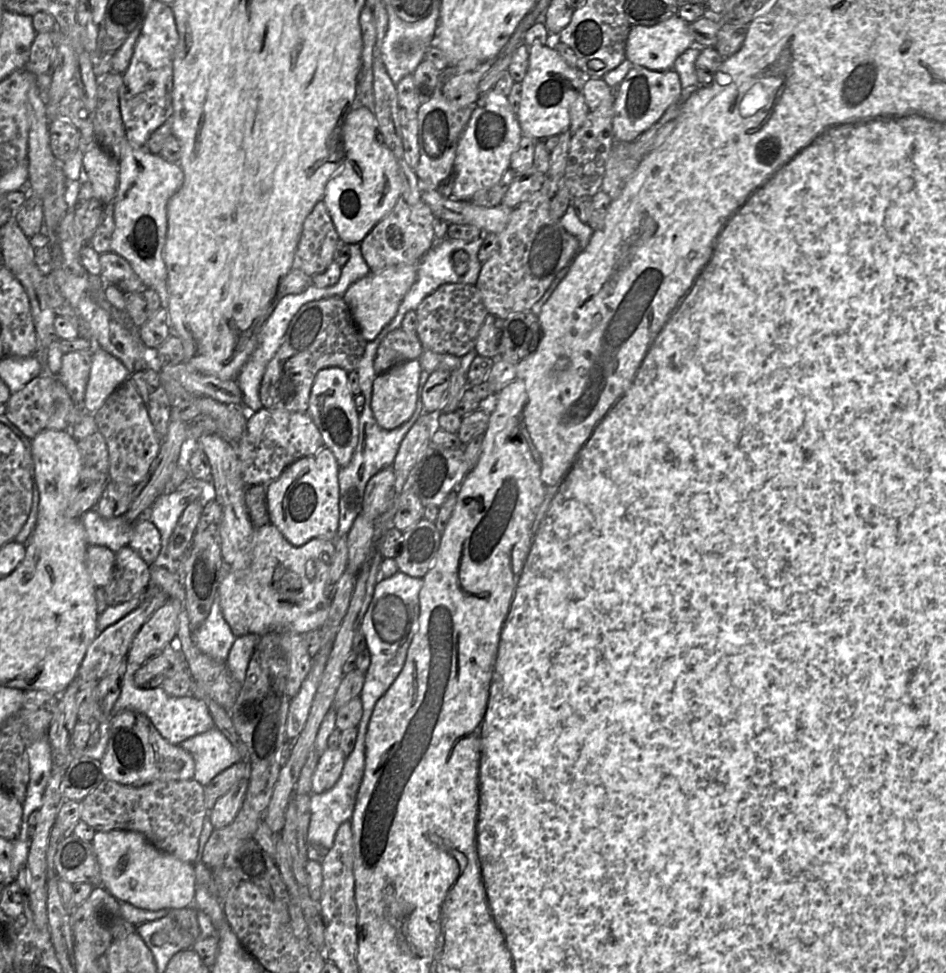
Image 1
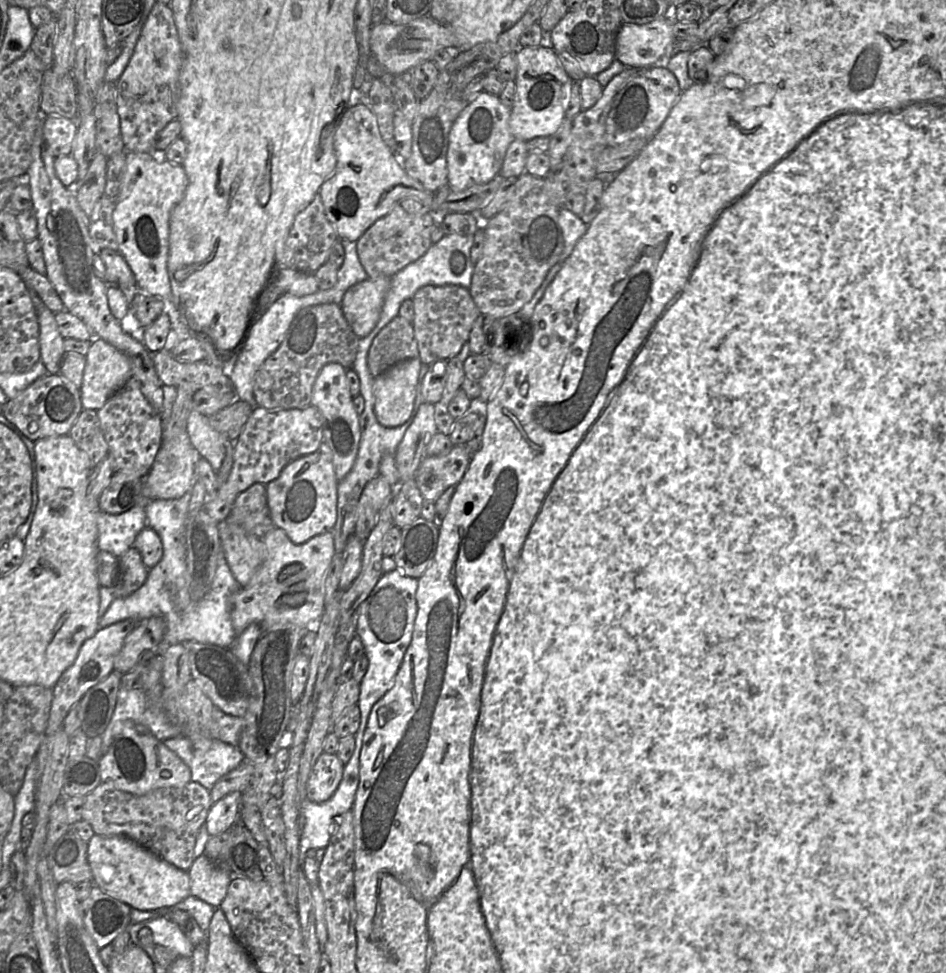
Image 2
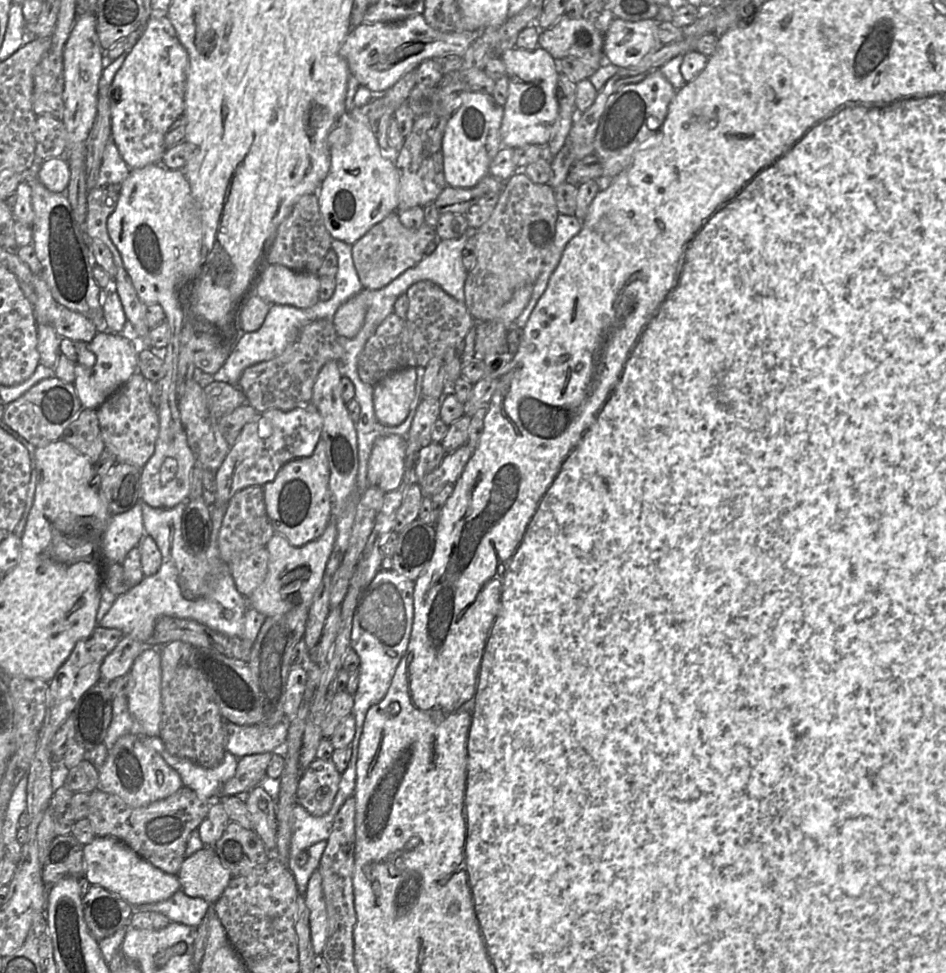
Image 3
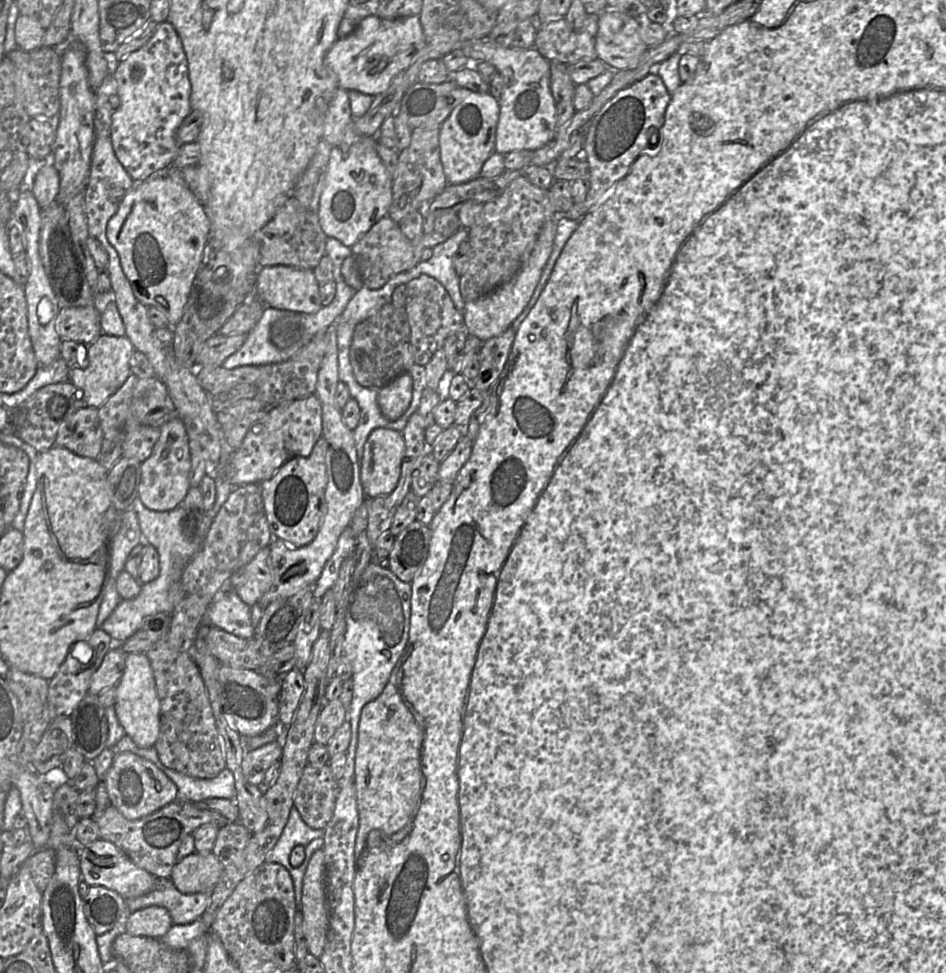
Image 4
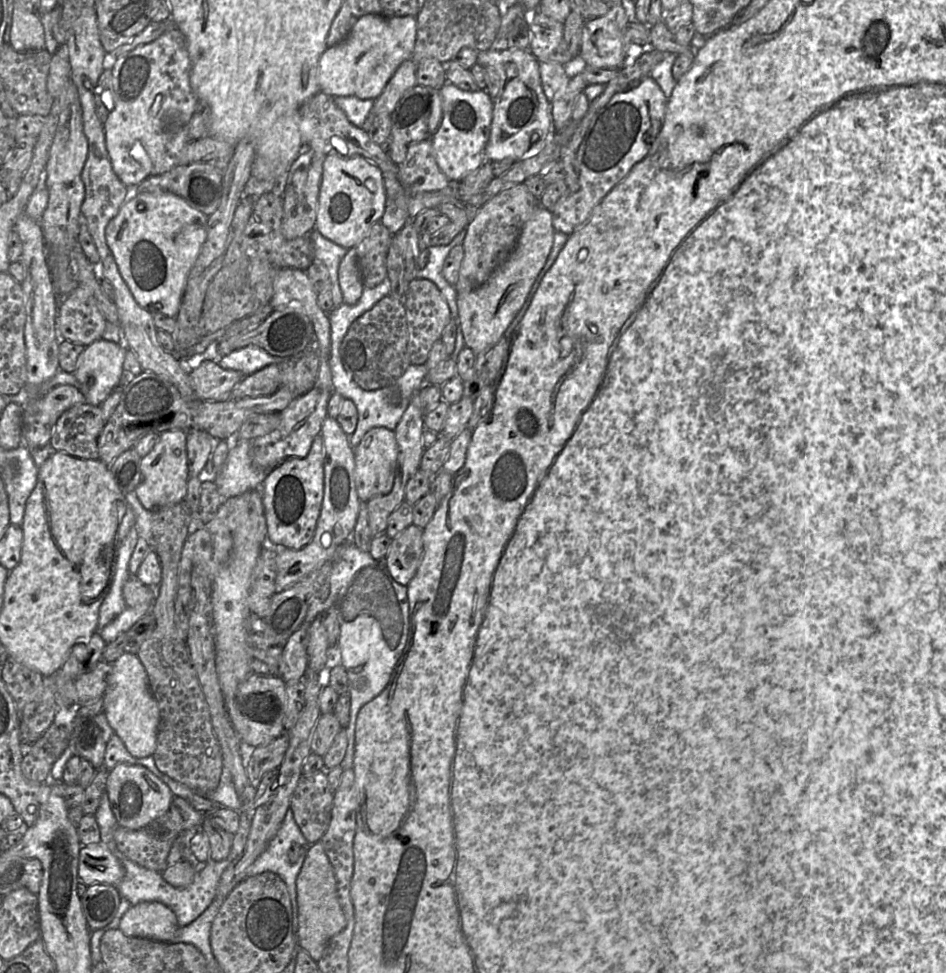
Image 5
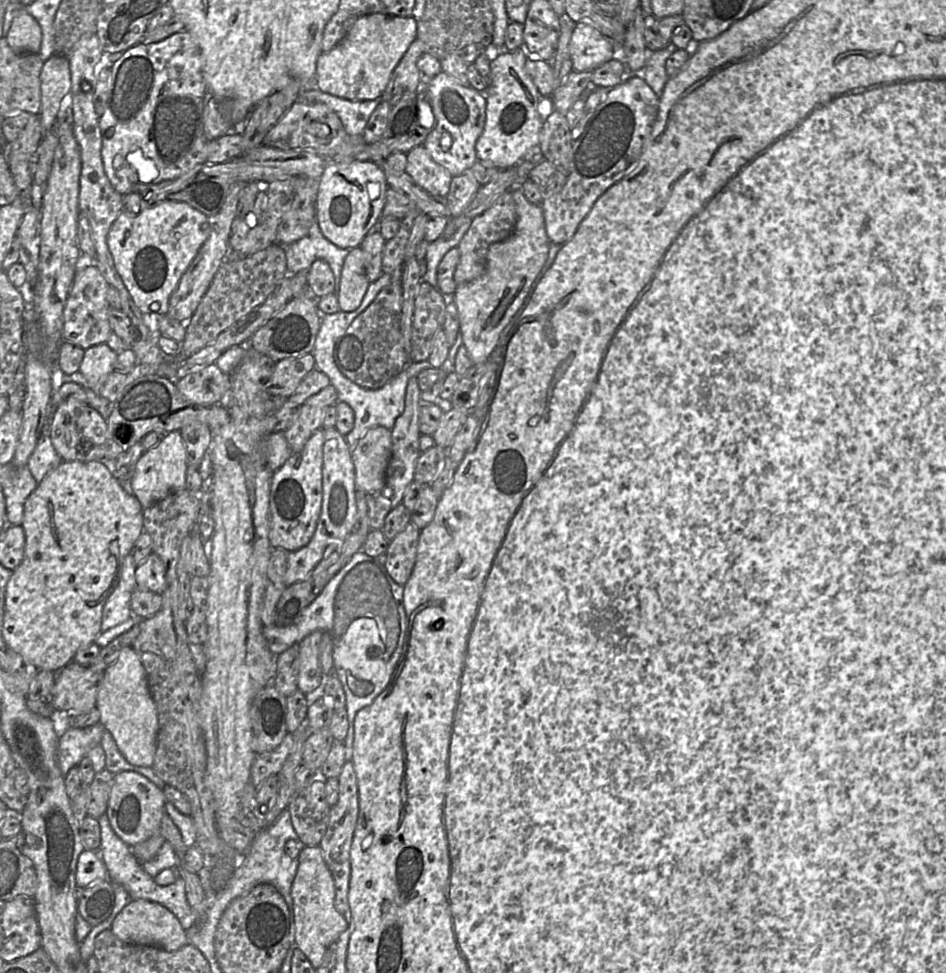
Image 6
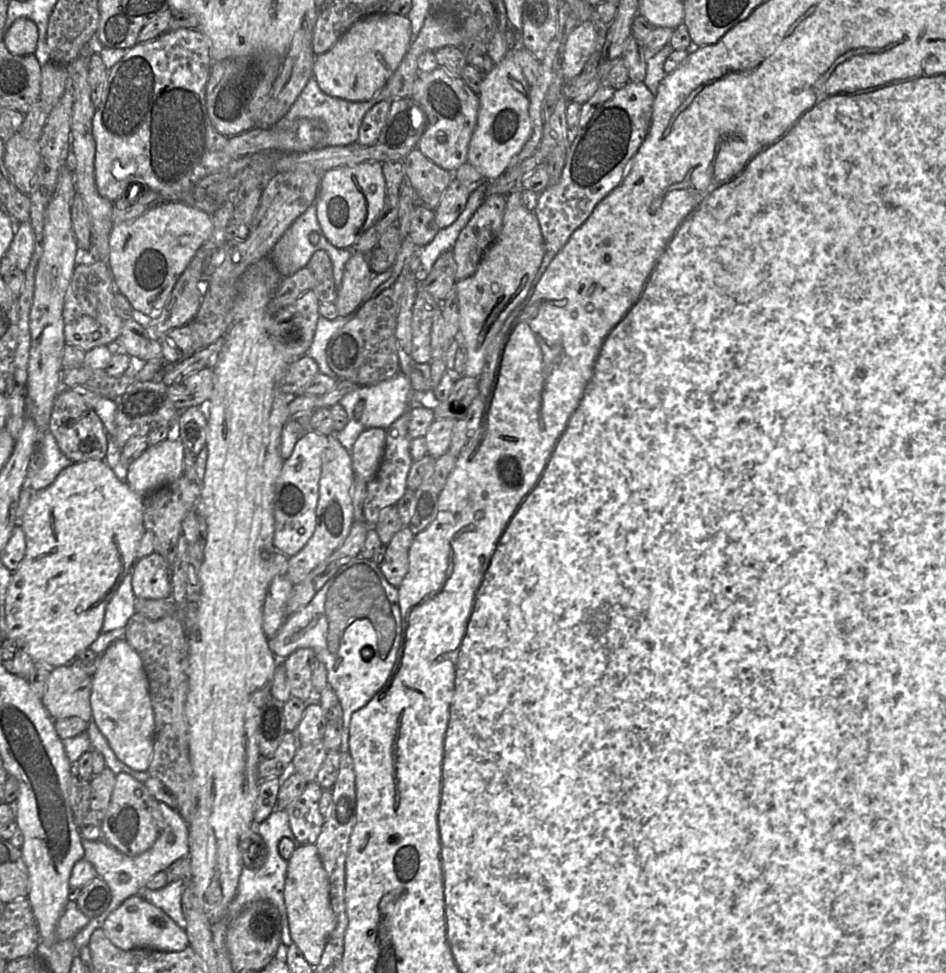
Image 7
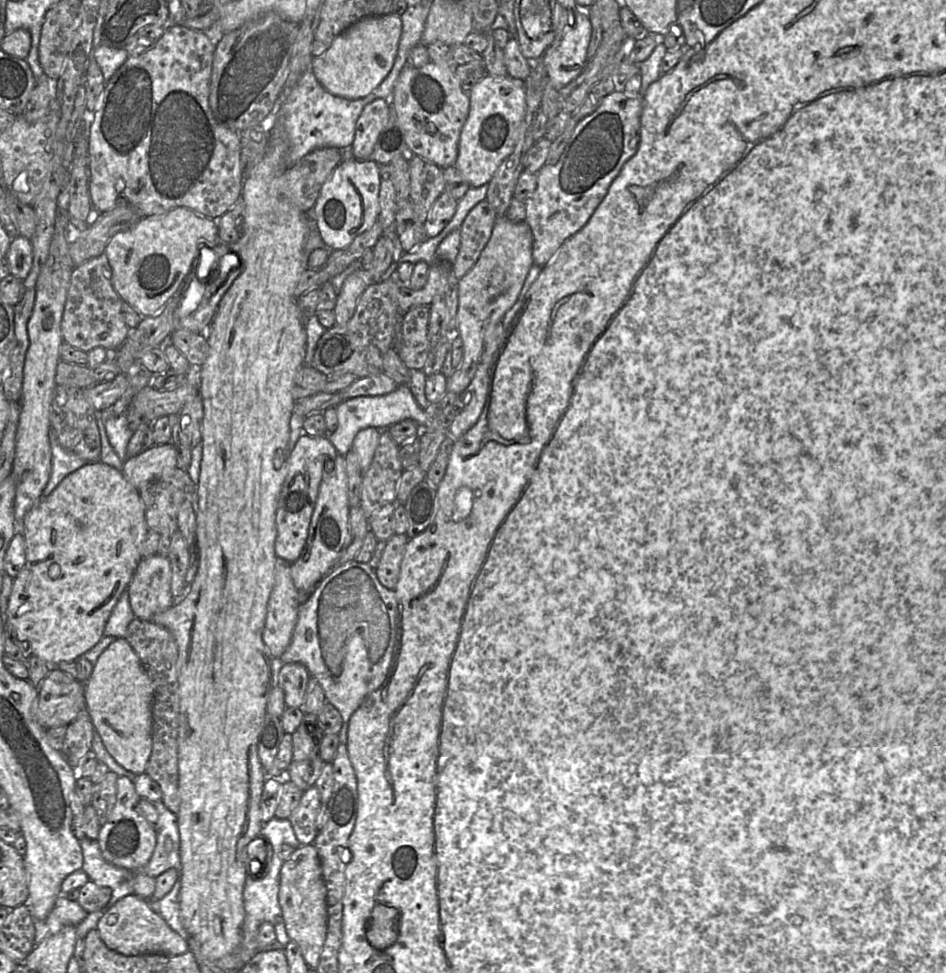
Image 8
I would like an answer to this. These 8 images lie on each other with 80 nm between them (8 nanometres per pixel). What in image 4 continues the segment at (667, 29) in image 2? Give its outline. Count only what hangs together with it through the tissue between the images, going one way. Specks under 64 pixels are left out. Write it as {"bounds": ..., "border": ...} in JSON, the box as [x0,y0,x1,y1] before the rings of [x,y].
{"bounds":[595,6,648,70],"border":[[[609,6],[599,14],[598,32],[595,49],[598,59],[617,70],[631,70],[639,65],[640,57],[648,49],[639,34],[639,22],[619,11],[610,10]]]}

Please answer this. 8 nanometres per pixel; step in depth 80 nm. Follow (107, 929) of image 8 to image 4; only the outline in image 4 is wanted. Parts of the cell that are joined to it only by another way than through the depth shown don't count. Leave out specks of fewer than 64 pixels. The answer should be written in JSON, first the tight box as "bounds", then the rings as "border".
{"bounds":[126,906,172,938],"border":[[[148,906],[130,913],[126,932],[133,936],[161,938],[172,925],[172,918],[166,908]]]}

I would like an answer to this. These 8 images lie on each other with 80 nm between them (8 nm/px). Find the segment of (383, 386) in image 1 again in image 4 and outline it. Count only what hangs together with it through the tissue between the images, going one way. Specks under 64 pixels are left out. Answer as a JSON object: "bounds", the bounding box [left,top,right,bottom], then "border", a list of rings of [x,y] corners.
{"bounds":[377,373,413,421],"border":[[[403,373],[378,390],[377,402],[382,415],[390,421],[399,419],[410,406],[413,380]]]}

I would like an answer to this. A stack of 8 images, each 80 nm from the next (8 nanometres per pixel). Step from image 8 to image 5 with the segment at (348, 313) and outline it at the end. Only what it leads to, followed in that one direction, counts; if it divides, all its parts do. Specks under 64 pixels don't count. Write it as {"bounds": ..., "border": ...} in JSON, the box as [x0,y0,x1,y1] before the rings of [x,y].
{"bounds":[338,248,365,305],"border":[[[355,248],[349,249],[342,259],[338,270],[338,278],[343,304],[355,305],[365,288]]]}

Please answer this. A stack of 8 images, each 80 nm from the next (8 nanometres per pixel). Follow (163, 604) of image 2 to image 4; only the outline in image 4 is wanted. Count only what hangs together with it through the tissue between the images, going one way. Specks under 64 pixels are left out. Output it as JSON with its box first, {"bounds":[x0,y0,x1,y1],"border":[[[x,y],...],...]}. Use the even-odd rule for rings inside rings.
{"bounds":[101,497,255,643],"border":[[[137,497],[133,501],[130,509],[134,510],[137,514],[144,542],[154,546],[154,548],[157,550],[159,554],[160,572],[159,575],[154,580],[141,585],[140,593],[135,598],[129,600],[121,599],[120,603],[115,608],[115,610],[102,624],[101,628],[111,636],[114,643],[122,643],[126,641],[130,636],[132,636],[140,628],[141,623],[145,617],[157,613],[172,614],[175,605],[183,597],[183,591],[180,586],[181,575],[188,562],[197,553],[197,551],[200,550],[202,546],[202,541],[205,537],[205,534],[201,532],[200,528],[200,531],[195,534],[193,540],[187,541],[187,538],[183,534],[181,527],[181,518],[183,516],[183,509],[181,505],[170,511],[153,511],[148,509],[142,503],[141,499]],[[232,588],[219,590],[206,611],[205,623],[241,639],[252,639],[255,635],[250,607]]]}

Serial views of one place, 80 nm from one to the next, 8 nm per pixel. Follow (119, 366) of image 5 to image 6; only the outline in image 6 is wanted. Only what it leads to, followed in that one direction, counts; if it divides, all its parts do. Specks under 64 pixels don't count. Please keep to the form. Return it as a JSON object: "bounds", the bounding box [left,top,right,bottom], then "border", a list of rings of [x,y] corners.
{"bounds":[79,343,118,394],"border":[[[106,343],[94,345],[84,351],[79,373],[87,380],[89,387],[99,394],[103,379],[115,370],[118,353]]]}

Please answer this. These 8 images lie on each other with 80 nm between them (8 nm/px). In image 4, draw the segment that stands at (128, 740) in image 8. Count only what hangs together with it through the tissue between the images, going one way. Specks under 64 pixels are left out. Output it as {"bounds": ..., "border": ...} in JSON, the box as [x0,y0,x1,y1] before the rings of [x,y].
{"bounds":[115,653,161,747],"border":[[[129,653],[124,674],[117,684],[115,711],[119,723],[137,746],[155,747],[160,732],[161,703],[157,694],[155,677],[146,653]]]}

